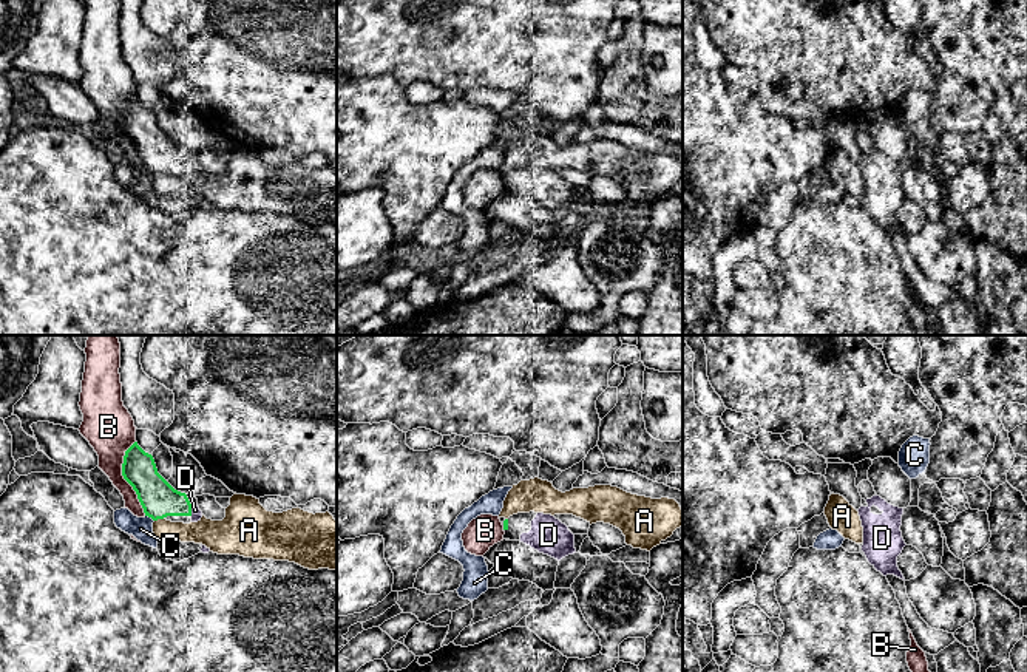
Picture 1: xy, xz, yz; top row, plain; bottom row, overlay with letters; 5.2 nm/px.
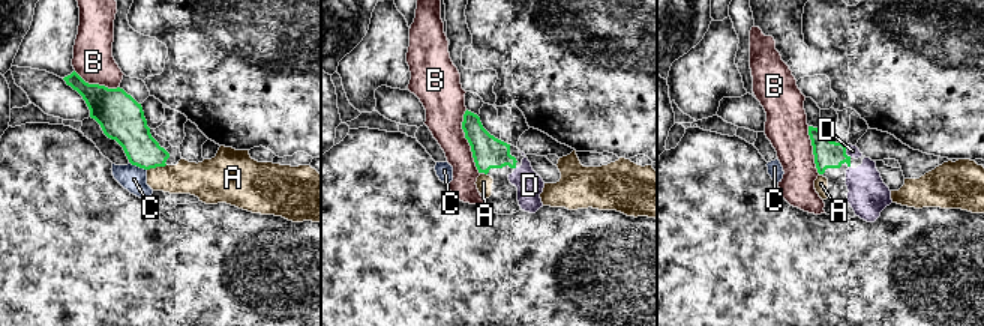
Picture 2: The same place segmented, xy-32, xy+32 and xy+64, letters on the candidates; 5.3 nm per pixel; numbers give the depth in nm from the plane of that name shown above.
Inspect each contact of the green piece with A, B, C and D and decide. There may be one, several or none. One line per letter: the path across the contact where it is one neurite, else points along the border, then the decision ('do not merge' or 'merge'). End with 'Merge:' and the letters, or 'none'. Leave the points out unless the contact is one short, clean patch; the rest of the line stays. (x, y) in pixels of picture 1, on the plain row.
A: along xy (162, 172), (155, 175) | do not merge
B: do not merge
C: along xy (145, 169), (153, 175) | do not merge
D: merge
Merge: D

